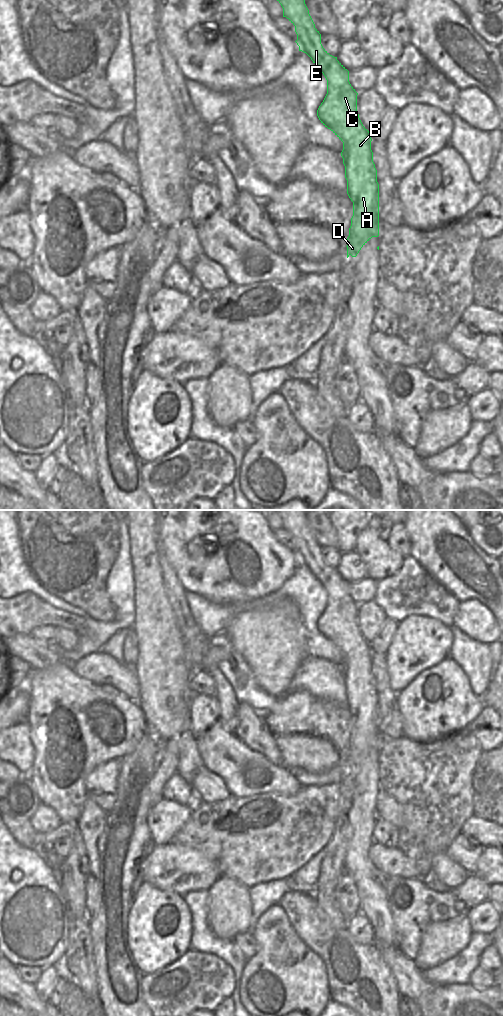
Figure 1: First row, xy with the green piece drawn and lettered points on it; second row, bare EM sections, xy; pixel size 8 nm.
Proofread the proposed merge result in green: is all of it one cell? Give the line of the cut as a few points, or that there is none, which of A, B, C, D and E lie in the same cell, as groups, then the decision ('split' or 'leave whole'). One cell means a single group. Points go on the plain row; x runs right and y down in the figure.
cut none; groups A B C D E; leave whole

